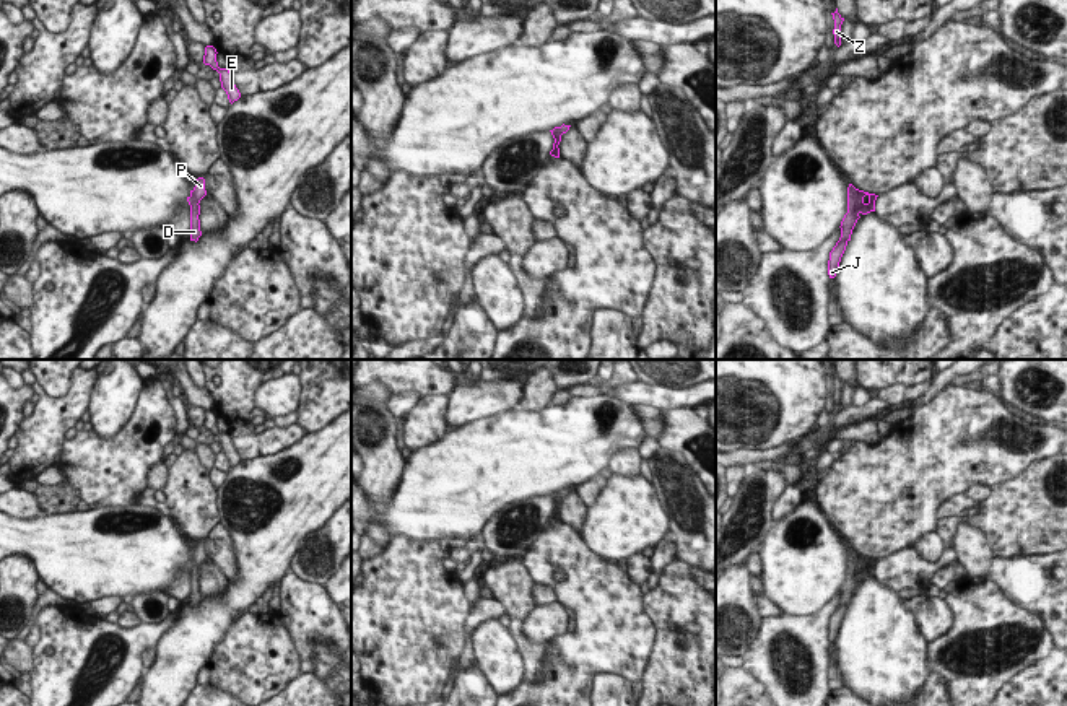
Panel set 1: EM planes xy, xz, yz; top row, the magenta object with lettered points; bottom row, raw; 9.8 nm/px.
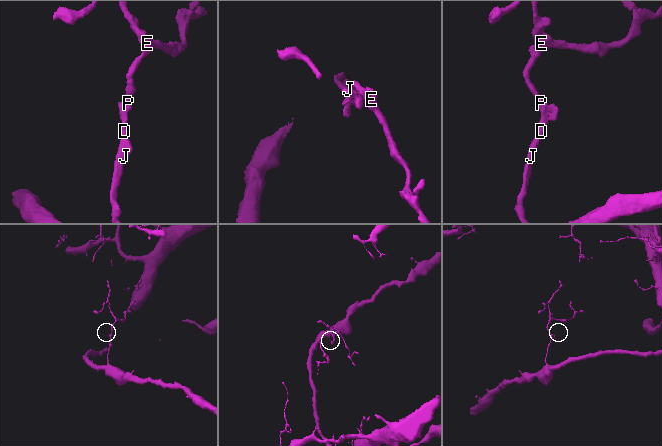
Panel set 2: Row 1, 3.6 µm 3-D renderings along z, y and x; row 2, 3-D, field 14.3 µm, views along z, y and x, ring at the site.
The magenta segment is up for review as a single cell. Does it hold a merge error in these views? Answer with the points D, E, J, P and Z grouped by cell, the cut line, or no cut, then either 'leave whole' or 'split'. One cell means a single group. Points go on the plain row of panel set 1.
groups D E J P Z; cut none; leave whole

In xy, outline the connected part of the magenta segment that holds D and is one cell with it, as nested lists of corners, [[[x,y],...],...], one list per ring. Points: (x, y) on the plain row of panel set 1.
[[[198,542],[195,543],[195,551],[190,555],[190,560],[187,561],[187,566],[190,569],[190,605],[198,605],[198,602],[202,600],[202,595],[200,595],[200,584],[198,584],[198,579],[200,579],[200,564],[207,560],[207,555],[205,555],[205,543],[203,542]]]

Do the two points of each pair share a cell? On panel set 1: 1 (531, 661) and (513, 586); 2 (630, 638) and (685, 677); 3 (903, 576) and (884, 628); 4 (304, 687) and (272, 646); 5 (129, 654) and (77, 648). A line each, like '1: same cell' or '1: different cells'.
1: same cell
2: different cells
3: different cells
4: different cells
5: same cell

